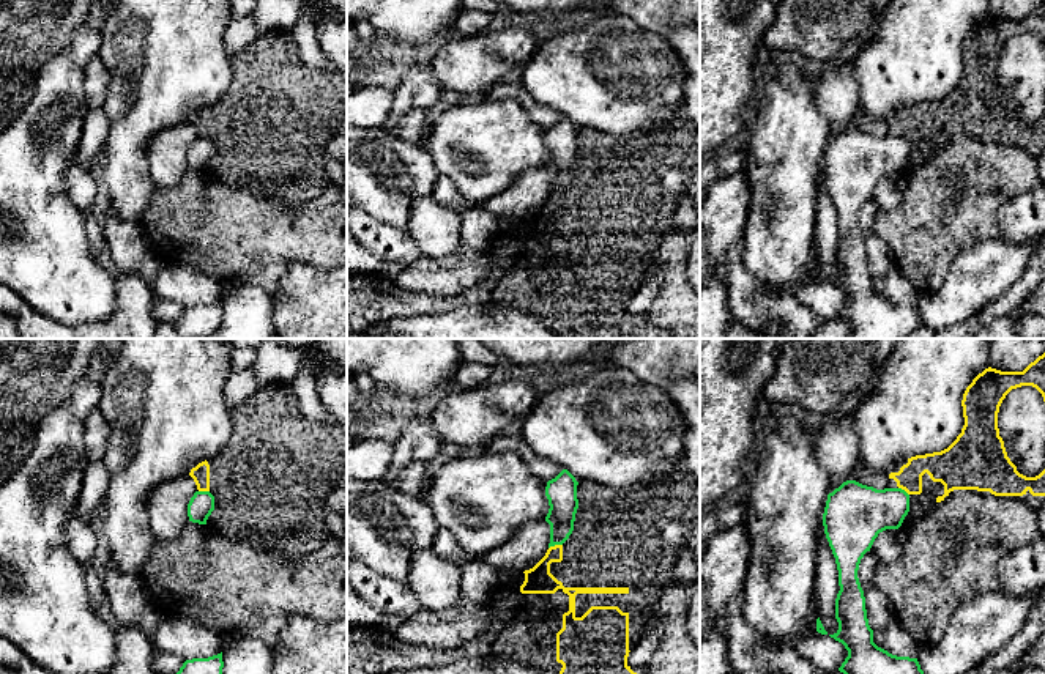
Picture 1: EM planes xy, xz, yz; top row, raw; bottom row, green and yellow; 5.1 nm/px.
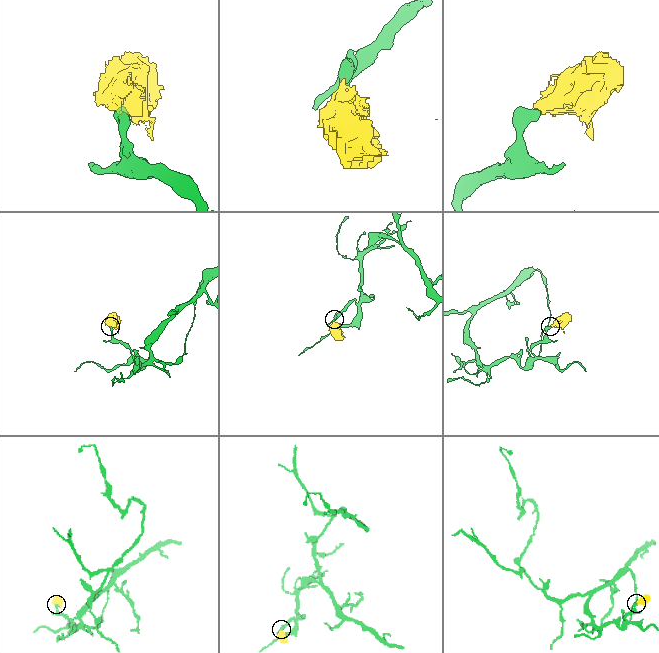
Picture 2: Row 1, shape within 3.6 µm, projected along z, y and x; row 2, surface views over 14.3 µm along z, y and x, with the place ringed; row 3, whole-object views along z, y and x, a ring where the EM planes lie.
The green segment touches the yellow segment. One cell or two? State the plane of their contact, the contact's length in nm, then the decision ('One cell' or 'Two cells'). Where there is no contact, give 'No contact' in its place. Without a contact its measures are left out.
Touches green in xz. Shared border 80 nm. Two cells

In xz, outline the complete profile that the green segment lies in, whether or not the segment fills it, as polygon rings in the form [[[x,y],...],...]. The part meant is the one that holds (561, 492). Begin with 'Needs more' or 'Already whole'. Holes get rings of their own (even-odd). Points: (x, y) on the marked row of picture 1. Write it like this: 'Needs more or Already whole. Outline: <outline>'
Already whole. Outline: [[[563,469],[555,479],[547,482],[545,496],[549,513],[545,521],[550,524],[550,546],[563,545],[574,531],[575,513],[578,509],[575,477]]]

